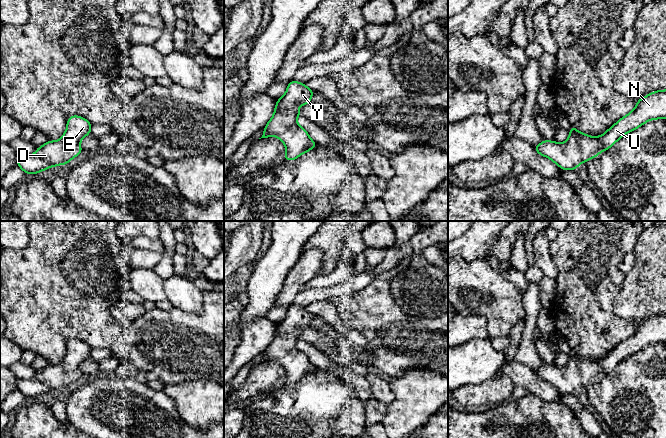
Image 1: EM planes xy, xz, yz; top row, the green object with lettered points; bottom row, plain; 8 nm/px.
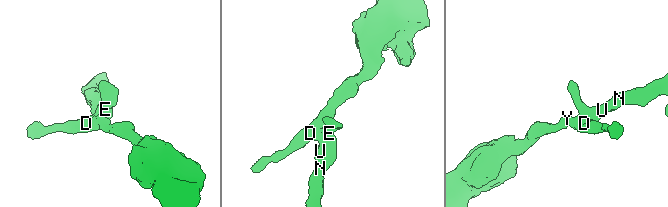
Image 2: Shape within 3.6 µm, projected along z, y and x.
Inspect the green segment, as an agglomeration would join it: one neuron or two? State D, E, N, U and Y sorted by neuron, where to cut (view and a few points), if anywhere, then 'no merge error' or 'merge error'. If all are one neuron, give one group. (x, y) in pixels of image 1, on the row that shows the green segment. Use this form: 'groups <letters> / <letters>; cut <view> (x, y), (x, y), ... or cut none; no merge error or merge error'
groups D E N U Y; cut none; no merge error

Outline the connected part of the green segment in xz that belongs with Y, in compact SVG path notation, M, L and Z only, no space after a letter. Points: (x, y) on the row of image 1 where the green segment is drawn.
M295 80L289 82L285 94L276 101L272 118L264 127L261 138L278 137L286 147L285 160L295 160L317 146L307 131L297 124L301 115L298 106L310 104L313 94L306 84Z

